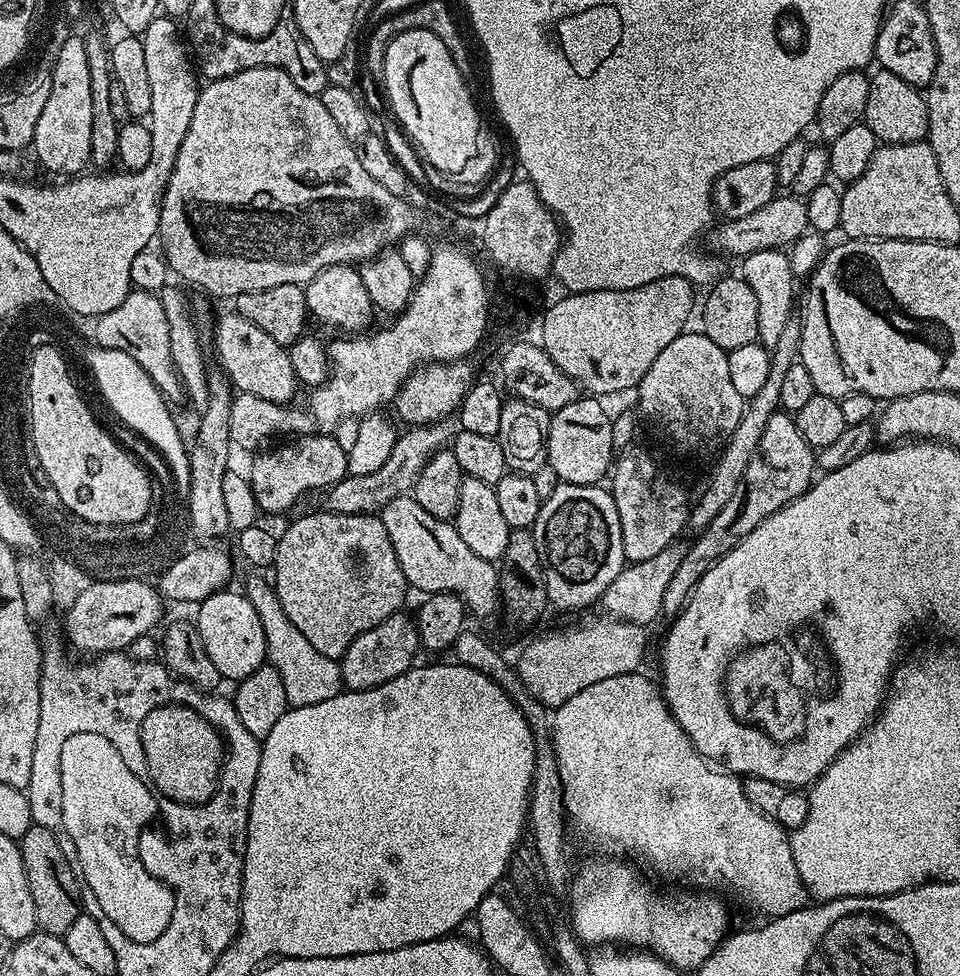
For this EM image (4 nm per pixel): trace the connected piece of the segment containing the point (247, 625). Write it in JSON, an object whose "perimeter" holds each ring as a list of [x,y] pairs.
{"perimeter":[[[221,590],[201,600],[195,609],[194,623],[198,634],[202,634],[202,646],[206,646],[210,662],[214,662],[214,670],[218,670],[225,681],[239,682],[266,662],[266,634],[262,634],[262,618],[258,618],[258,610],[254,610],[243,591],[228,591]]]}

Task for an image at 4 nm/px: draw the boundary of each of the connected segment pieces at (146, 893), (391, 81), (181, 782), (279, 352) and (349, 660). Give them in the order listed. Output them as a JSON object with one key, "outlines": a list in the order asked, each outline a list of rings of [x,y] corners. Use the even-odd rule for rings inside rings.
{"outlines":[[[[74,734],[64,740],[59,769],[62,773],[62,820],[63,828],[77,847],[78,860],[82,867],[83,883],[94,891],[101,903],[104,916],[121,927],[134,942],[152,942],[170,924],[174,900],[166,888],[152,882],[138,864],[136,836],[140,826],[152,814],[157,795],[148,796],[147,781],[132,770],[127,757],[123,756],[108,738],[100,734]]],[[[406,30],[406,34],[398,34],[396,40],[388,43],[382,81],[388,104],[397,122],[420,147],[423,159],[449,170],[474,158],[474,146],[482,134],[480,116],[464,80],[467,80],[465,73],[460,72],[454,58],[450,58],[450,50],[446,50],[430,30]]],[[[184,705],[156,707],[143,719],[140,744],[142,756],[146,758],[147,777],[161,797],[195,807],[215,794],[226,746],[217,729],[192,708]]],[[[229,310],[216,328],[220,331],[220,364],[223,375],[237,393],[254,394],[266,398],[266,402],[287,405],[288,400],[298,391],[296,375],[290,366],[288,348],[274,342],[262,326],[254,326],[245,316],[235,310]]],[[[399,612],[384,619],[376,627],[364,631],[354,640],[340,658],[340,672],[349,691],[361,692],[392,681],[409,671],[417,663],[416,652],[421,651],[415,619]]]]}

